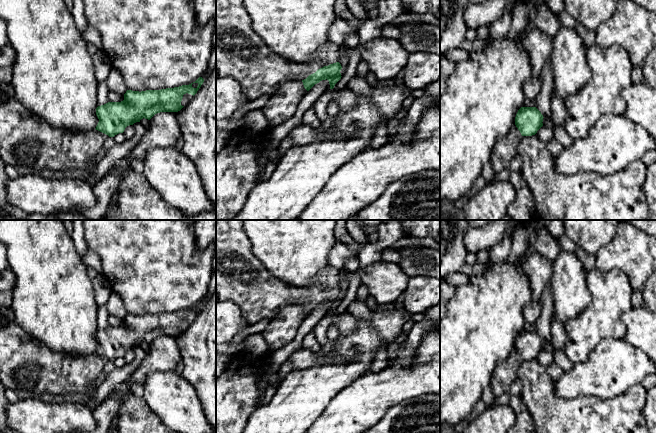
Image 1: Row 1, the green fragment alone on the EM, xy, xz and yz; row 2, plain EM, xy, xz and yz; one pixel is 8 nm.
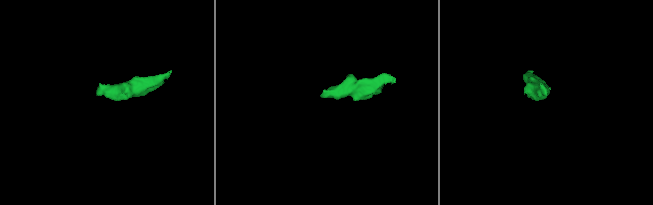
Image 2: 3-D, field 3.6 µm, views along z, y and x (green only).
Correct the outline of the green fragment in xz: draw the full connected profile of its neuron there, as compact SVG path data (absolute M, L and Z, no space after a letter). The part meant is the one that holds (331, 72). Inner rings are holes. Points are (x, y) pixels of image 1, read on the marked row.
M216 0L216 71L219 77L233 77L242 87L246 97L253 101L264 94L273 94L282 83L300 80L304 88L309 91L315 84L322 80L328 80L330 89L341 79L342 66L339 61L339 46L328 41L319 47L310 62L294 63L273 54L265 42L251 27L251 19L243 7L243 0Z

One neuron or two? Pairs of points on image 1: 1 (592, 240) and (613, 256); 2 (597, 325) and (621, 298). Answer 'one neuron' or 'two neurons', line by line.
1: two neurons
2: one neuron

